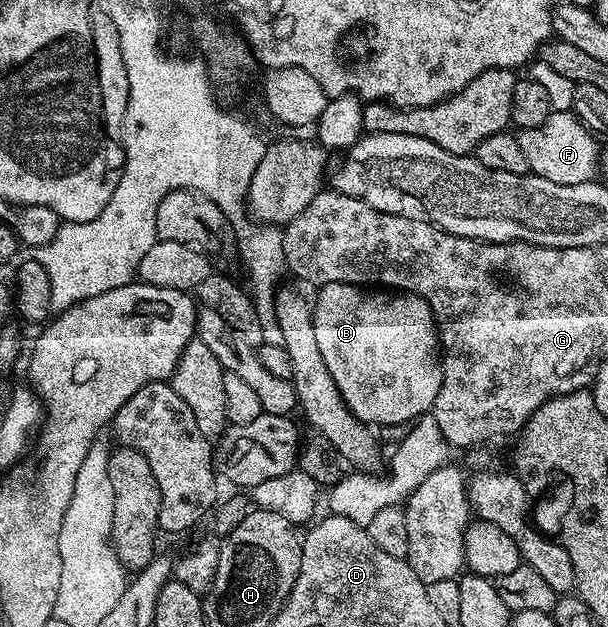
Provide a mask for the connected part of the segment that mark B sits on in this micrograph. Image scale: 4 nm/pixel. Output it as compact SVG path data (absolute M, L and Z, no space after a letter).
M330 282L326 286L317 287L318 295L312 298L314 326L317 339L317 347L320 348L324 361L328 364L328 371L332 374L332 379L336 382L336 388L343 398L344 404L359 421L369 424L374 428L383 426L413 423L422 417L423 414L429 414L433 411L434 401L440 392L442 383L443 359L440 357L440 339L438 337L438 327L434 320L432 308L418 294L409 292L391 292L386 288L367 288L366 286L353 286L347 282Z

